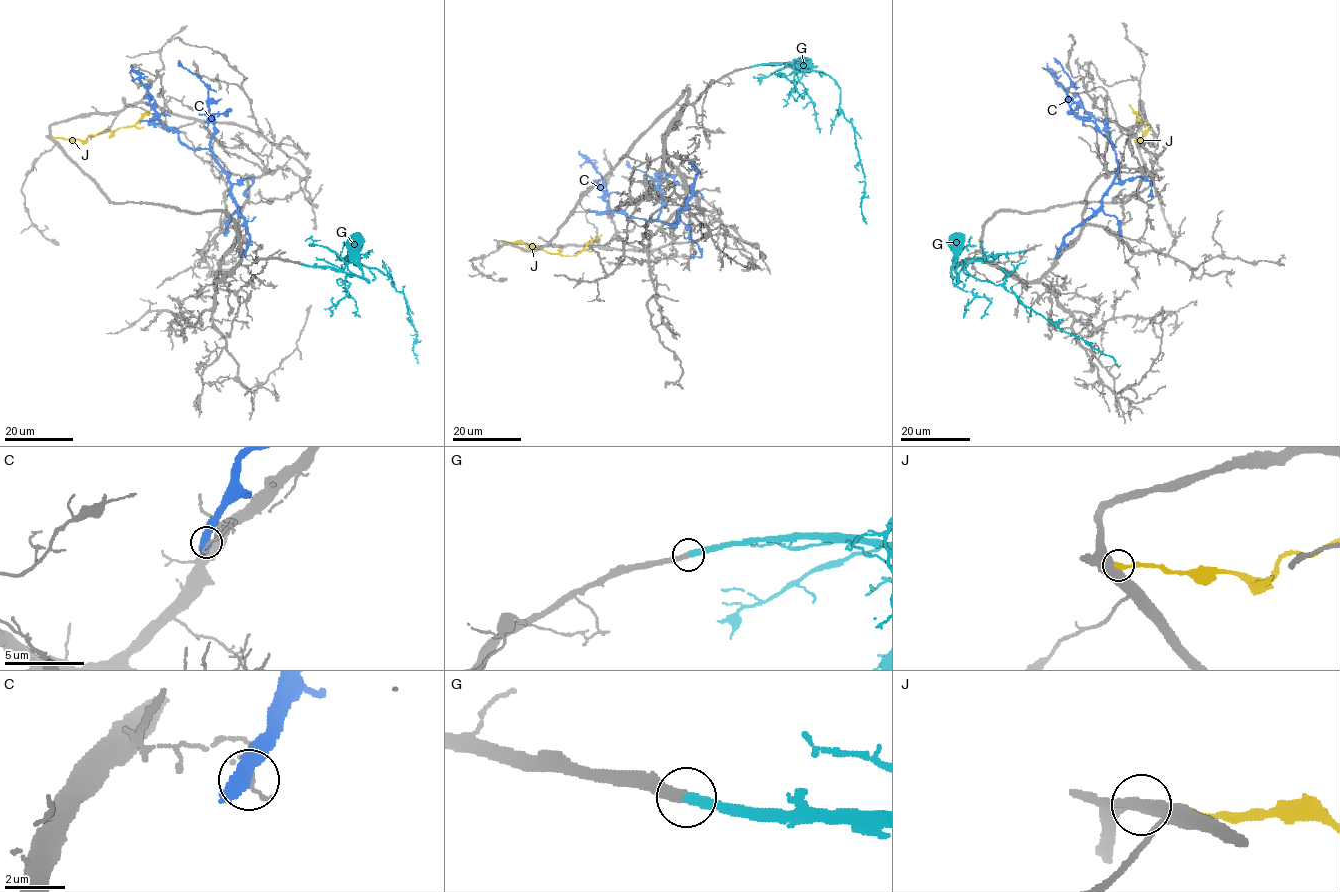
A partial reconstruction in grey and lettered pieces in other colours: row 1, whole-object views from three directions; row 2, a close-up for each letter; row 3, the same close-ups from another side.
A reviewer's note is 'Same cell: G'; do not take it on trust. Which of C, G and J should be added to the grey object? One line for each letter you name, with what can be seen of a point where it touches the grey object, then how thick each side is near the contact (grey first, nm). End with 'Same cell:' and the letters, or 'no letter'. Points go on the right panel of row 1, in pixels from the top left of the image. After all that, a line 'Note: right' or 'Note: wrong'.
G: Touches grey at (958, 265). Thickness 360 nm (grey) against 360 nm
Same cell: G
Note: right

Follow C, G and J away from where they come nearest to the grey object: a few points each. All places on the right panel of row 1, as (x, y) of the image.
C: (1057, 255), (1063, 238), (1101, 205), (1118, 164), (1105, 124), (1090, 116), (1055, 80), (1047, 63)
G: (958, 264), (955, 270), (960, 263), (973, 277), (1001, 284), (1062, 331), (1109, 355), (1117, 365)
J: (1135, 137), (1142, 139), (1150, 126), (1128, 105)

